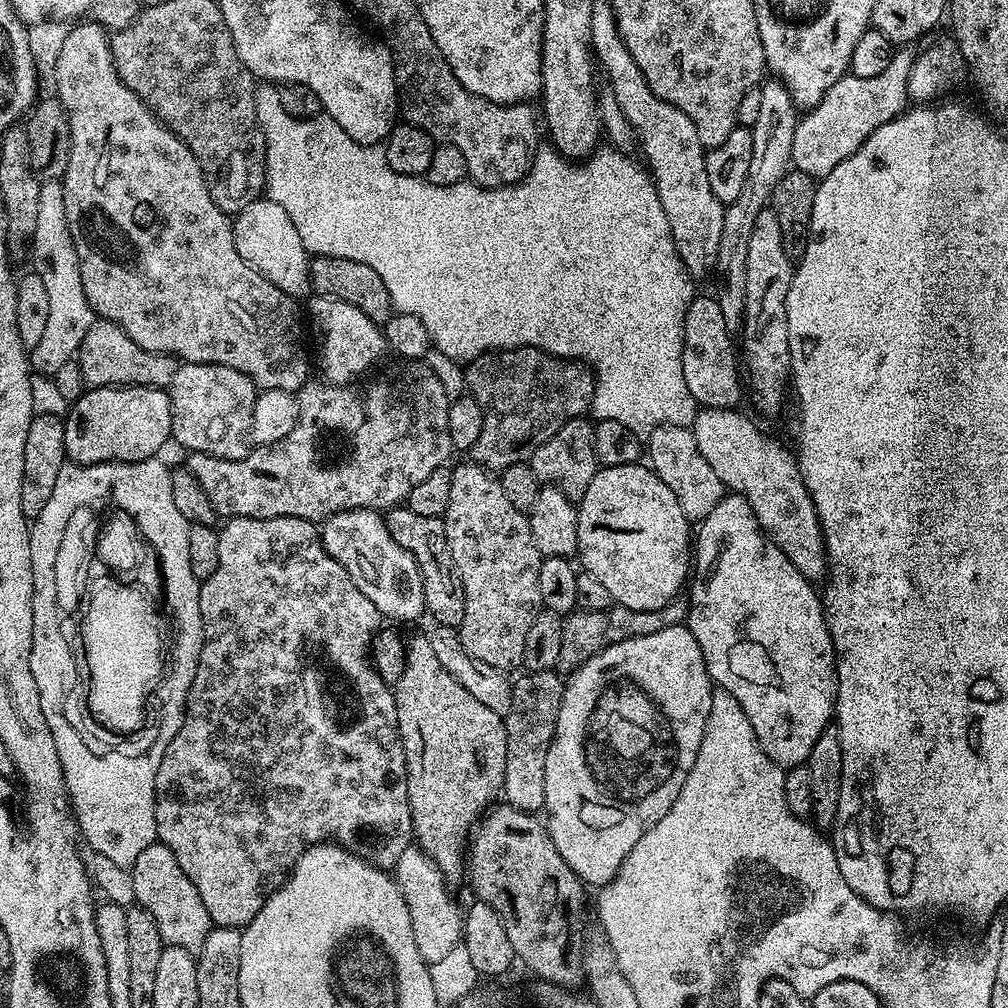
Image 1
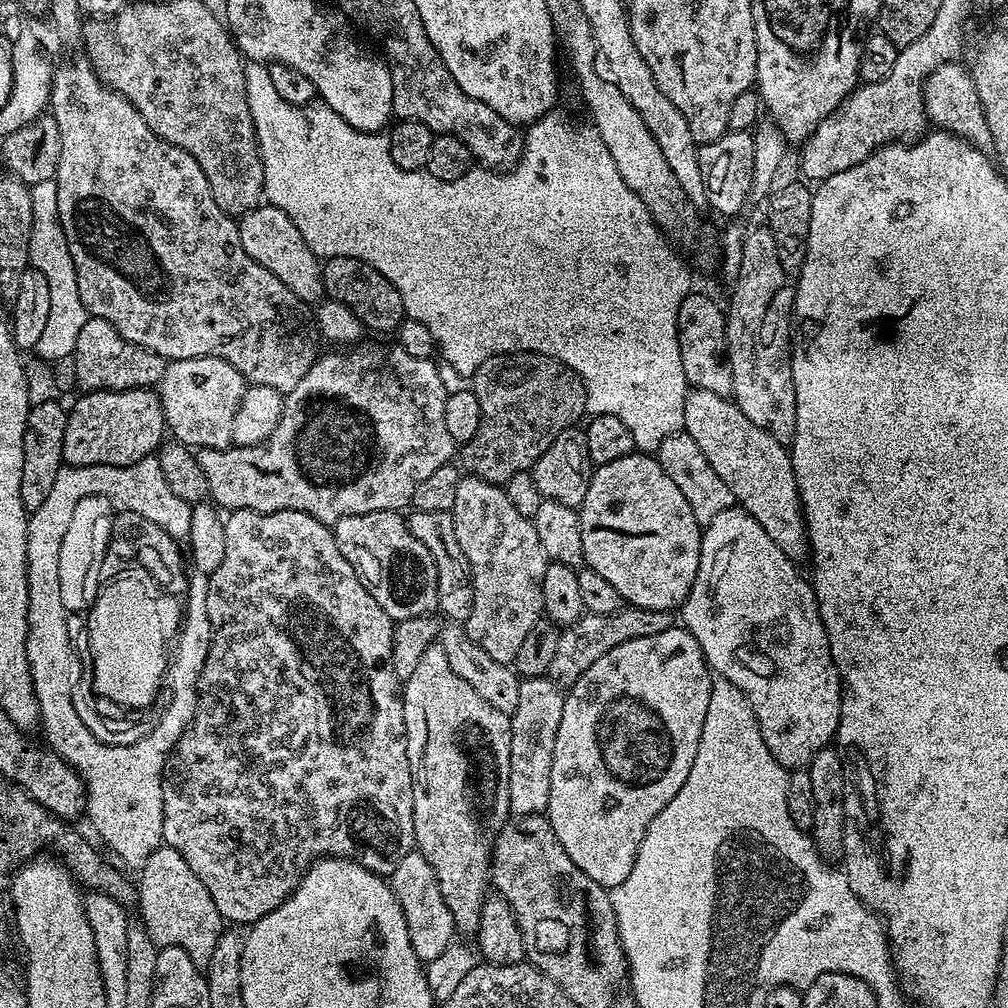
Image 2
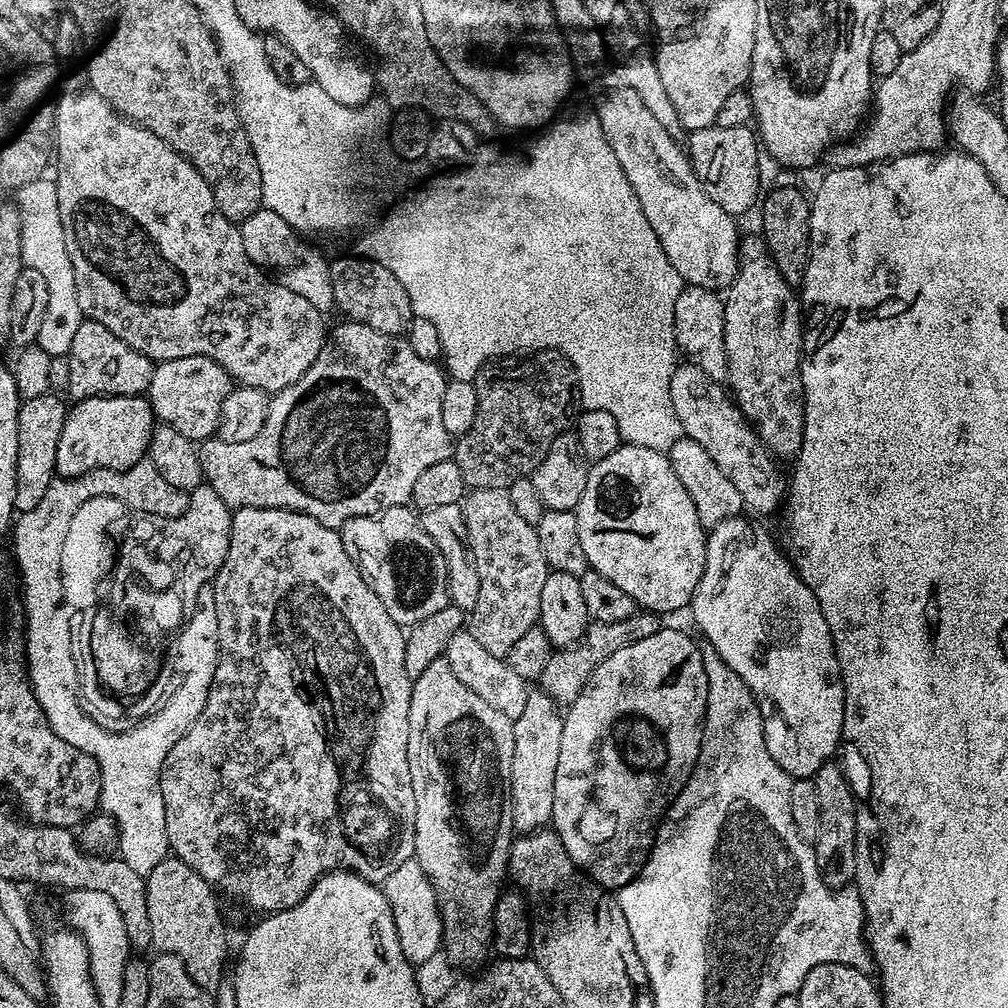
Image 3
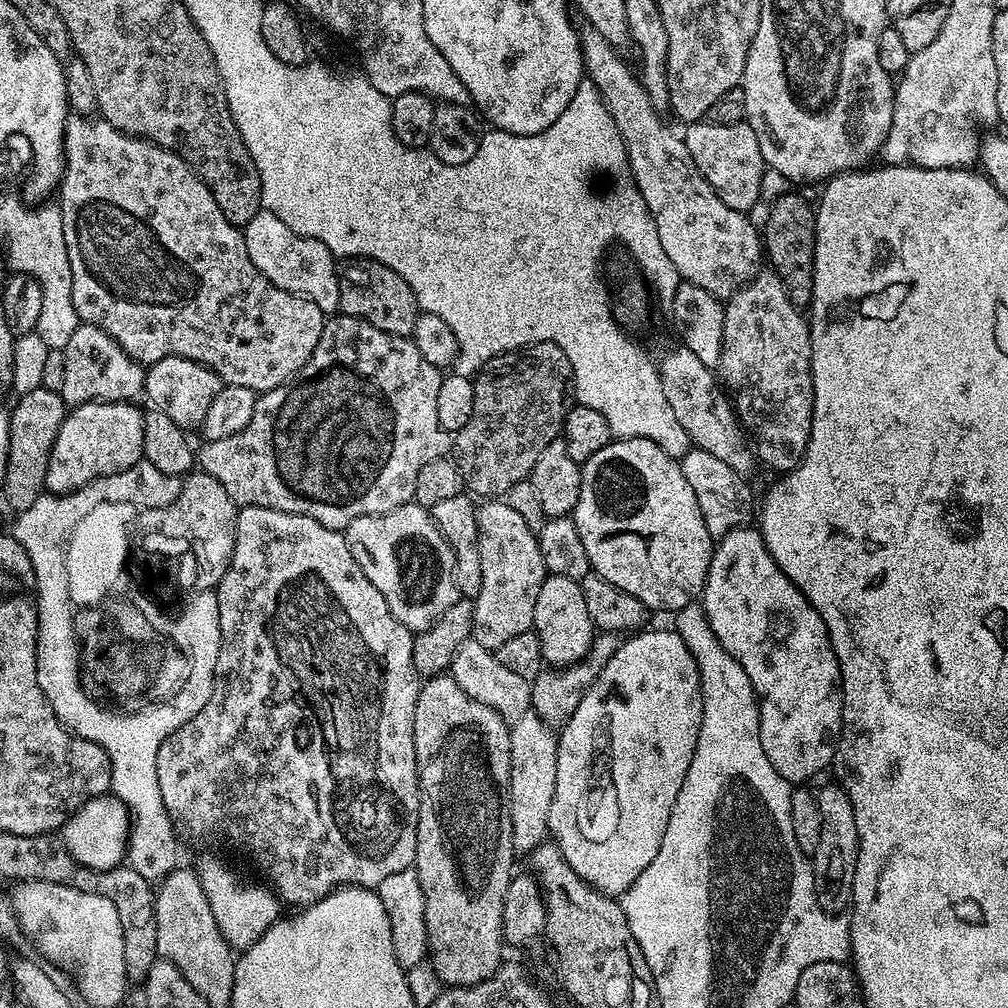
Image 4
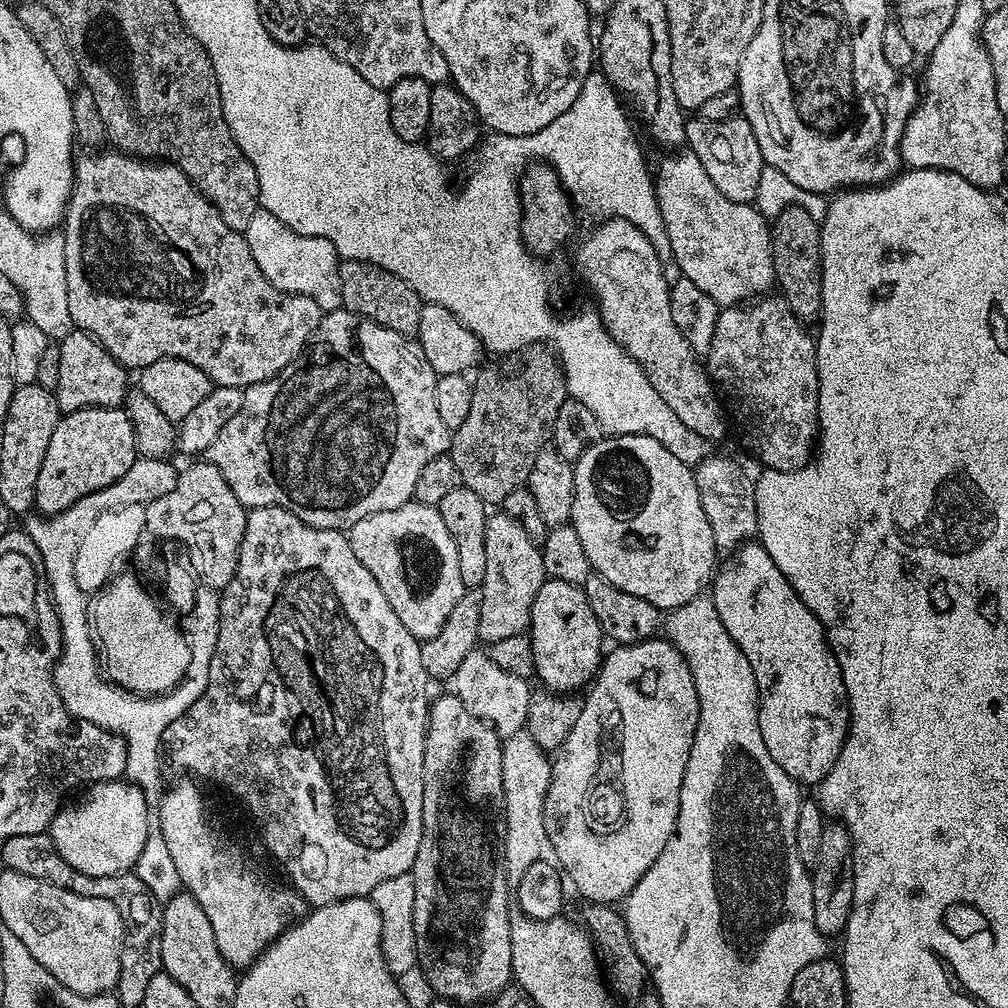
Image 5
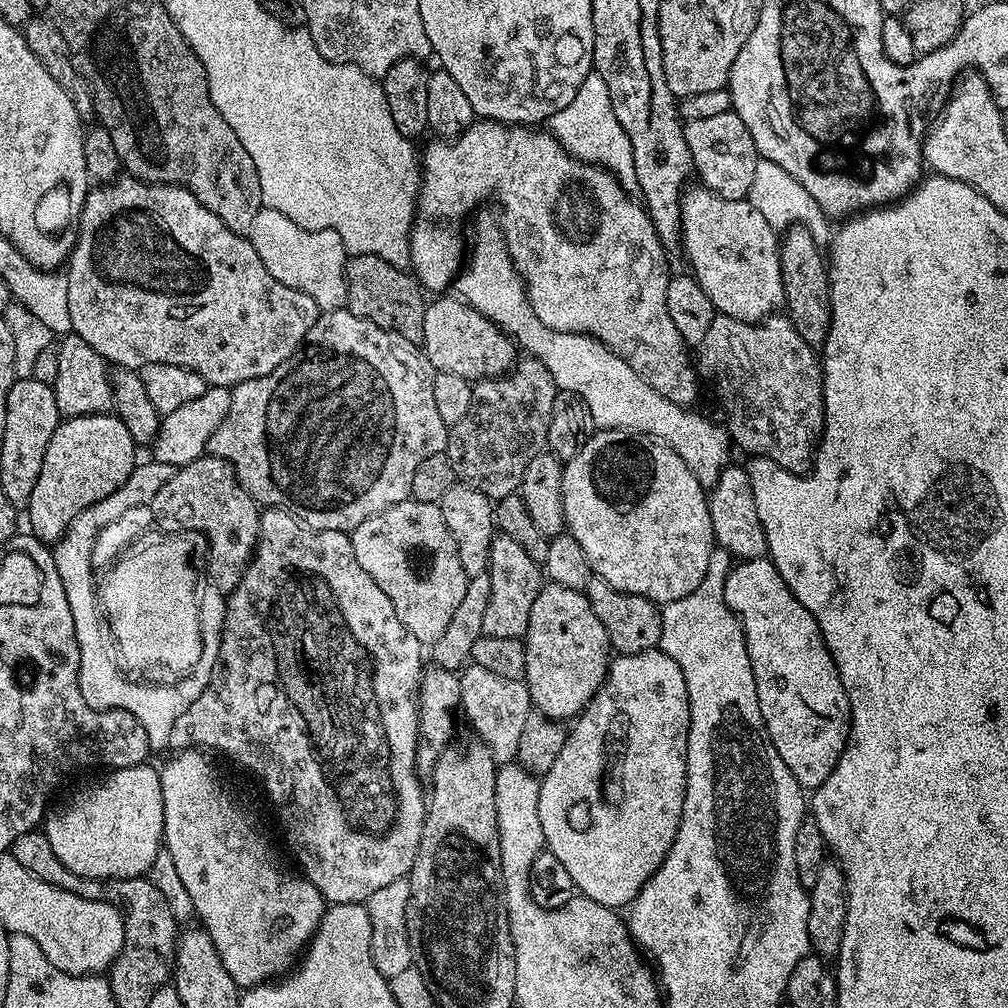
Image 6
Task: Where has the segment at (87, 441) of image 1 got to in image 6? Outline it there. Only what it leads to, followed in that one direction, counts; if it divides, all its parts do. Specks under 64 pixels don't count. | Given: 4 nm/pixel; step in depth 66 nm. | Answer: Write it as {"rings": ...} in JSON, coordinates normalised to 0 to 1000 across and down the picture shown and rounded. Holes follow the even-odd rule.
{"rings":[[[104,411],[101,413],[68,413],[54,427],[54,435],[50,435],[50,442],[46,442],[46,450],[42,454],[42,470],[38,470],[38,478],[34,478],[34,490],[30,490],[26,507],[28,507],[28,520],[31,531],[37,532],[38,535],[49,542],[55,541],[56,537],[63,531],[63,527],[69,522],[69,518],[73,514],[77,514],[77,510],[81,510],[81,506],[85,506],[89,502],[93,502],[93,498],[101,498],[101,494],[109,494],[109,490],[113,490],[113,486],[117,486],[117,482],[121,482],[121,478],[125,478],[125,474],[129,474],[129,470],[135,464],[137,453],[135,453],[137,441],[133,435],[129,433],[125,423],[114,411]]]}

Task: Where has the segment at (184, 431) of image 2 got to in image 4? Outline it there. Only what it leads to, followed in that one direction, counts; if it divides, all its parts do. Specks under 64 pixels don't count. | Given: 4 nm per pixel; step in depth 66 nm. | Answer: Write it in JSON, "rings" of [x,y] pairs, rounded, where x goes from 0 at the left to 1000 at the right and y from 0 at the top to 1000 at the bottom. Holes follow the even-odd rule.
{"rings":[[[180,353],[161,355],[157,359],[146,362],[143,370],[142,392],[152,406],[165,411],[179,425],[197,426],[204,415],[204,407],[208,407],[208,399],[218,390],[220,379],[203,361],[186,357]]]}

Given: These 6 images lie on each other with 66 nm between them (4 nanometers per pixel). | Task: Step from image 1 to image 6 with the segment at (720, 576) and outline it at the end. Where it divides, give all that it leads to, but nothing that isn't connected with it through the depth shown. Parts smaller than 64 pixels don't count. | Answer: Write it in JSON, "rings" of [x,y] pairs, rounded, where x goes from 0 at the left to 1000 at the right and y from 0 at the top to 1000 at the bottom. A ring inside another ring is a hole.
{"rings":[[[762,554],[733,557],[722,569],[722,580],[718,583],[718,592],[721,593],[722,600],[726,602],[726,606],[733,613],[734,620],[738,626],[740,645],[744,649],[744,659],[748,665],[748,677],[752,685],[752,698],[756,700],[756,712],[758,713],[764,736],[768,736],[768,744],[772,744],[772,752],[776,752],[776,756],[780,756],[780,760],[786,762],[788,772],[794,777],[794,781],[799,784],[809,784],[819,776],[819,772],[823,772],[823,768],[827,764],[835,744],[841,738],[841,720],[845,717],[843,696],[839,692],[839,685],[835,681],[833,666],[831,661],[827,661],[827,653],[812,625],[812,617],[808,617],[808,609],[804,609],[804,605],[800,605],[800,601],[796,601],[796,597],[792,597],[792,593],[788,593],[784,581],[780,581],[780,577],[766,561],[765,555]]]}

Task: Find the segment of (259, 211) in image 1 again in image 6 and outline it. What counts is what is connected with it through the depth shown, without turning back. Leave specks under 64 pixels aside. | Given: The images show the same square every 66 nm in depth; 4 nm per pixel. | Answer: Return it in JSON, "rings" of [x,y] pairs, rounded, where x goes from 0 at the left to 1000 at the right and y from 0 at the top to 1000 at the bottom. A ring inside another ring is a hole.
{"rings":[[[261,205],[252,215],[252,224],[248,224],[244,236],[252,248],[256,248],[256,256],[260,256],[264,268],[268,268],[268,272],[272,272],[280,284],[308,292],[318,310],[332,310],[344,303],[341,264],[346,252],[339,236],[335,236],[331,228],[304,228],[296,224],[296,220],[288,220],[284,212]]]}

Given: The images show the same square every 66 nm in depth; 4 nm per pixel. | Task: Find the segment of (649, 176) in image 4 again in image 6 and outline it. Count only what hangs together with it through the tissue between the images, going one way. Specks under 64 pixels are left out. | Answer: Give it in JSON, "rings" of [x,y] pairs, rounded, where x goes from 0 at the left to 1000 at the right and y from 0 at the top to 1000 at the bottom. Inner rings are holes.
{"rings":[[[697,185],[684,186],[675,202],[675,233],[677,250],[687,261],[686,269],[713,313],[748,321],[779,305],[772,230],[764,224],[764,220],[760,220],[745,199],[718,197]]]}

